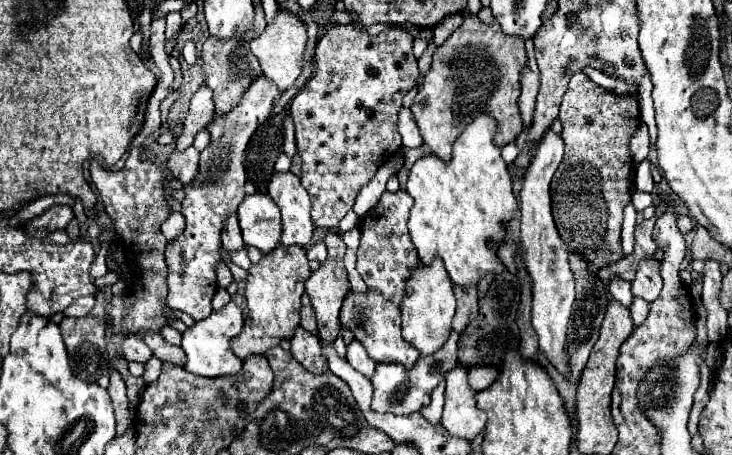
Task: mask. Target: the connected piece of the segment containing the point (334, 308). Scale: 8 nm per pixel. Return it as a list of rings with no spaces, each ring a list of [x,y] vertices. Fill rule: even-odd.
[[[328,232],[326,238],[324,238],[324,244],[328,248],[328,260],[322,262],[312,272],[312,276],[306,280],[306,292],[308,292],[308,296],[312,300],[312,306],[314,306],[314,312],[316,312],[318,338],[320,338],[320,342],[330,344],[330,342],[334,342],[338,338],[338,334],[342,330],[342,326],[340,326],[340,308],[342,308],[344,296],[350,290],[350,282],[348,282],[348,276],[346,276],[346,270],[344,270],[344,262],[342,262],[344,254],[346,254],[346,244],[344,244],[342,236]]]

